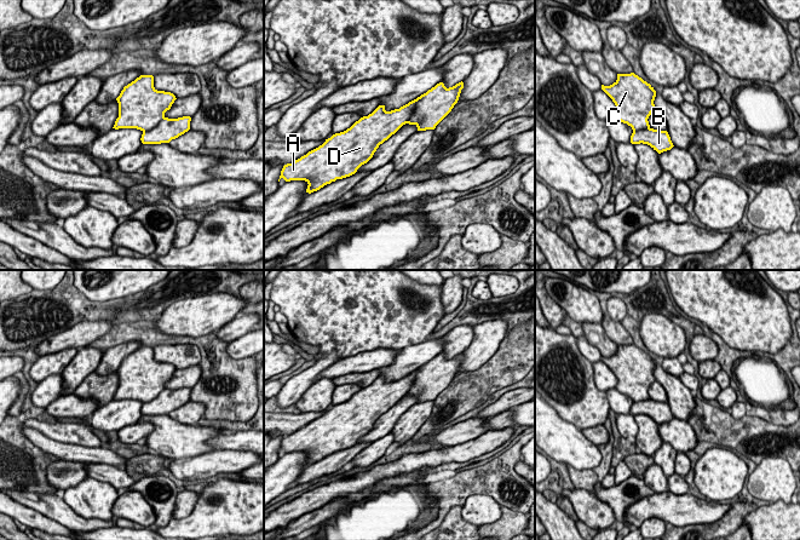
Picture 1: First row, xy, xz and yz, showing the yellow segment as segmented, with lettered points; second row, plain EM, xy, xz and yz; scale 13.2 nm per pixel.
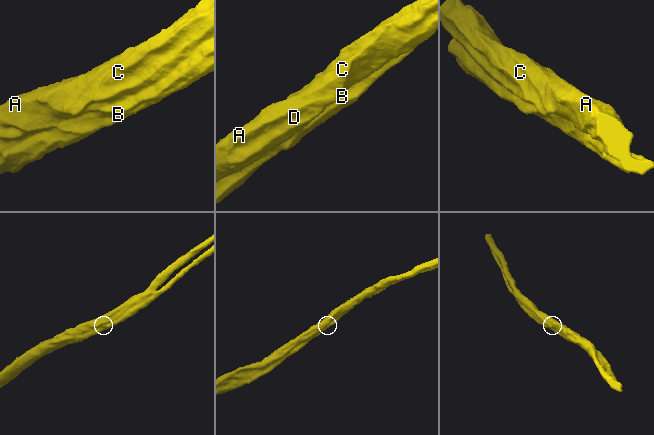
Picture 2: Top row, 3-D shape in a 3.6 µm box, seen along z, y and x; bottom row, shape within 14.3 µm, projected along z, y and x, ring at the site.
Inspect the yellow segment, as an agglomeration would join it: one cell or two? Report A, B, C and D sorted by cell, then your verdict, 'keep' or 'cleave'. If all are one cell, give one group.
groups A B C D; keep

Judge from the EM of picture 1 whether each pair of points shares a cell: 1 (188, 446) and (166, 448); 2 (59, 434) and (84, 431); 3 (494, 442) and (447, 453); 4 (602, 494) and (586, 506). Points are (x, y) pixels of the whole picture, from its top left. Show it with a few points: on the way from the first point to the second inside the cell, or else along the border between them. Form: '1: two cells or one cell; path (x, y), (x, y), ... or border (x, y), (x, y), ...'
1: one cell; path (183, 446), (171, 446)
2: one cell; path (65, 432), (78, 432)
3: one cell; path (482, 444), (459, 453)
4: two cells; border (593, 492), (610, 506), (616, 520)

